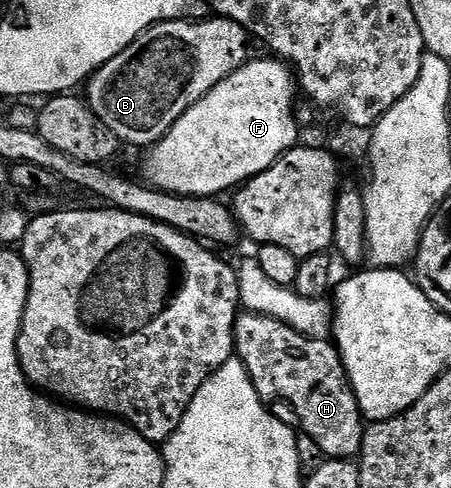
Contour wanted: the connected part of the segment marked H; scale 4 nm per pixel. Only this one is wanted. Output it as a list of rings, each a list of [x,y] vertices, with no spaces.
[[[243,312],[235,319],[235,354],[245,364],[260,398],[264,400],[284,398],[295,409],[295,418],[300,426],[298,429],[317,442],[324,459],[355,460],[363,453],[365,419],[359,410],[357,396],[353,392],[351,381],[347,379],[345,364],[334,341],[327,338],[307,338],[301,332],[269,316]]]

